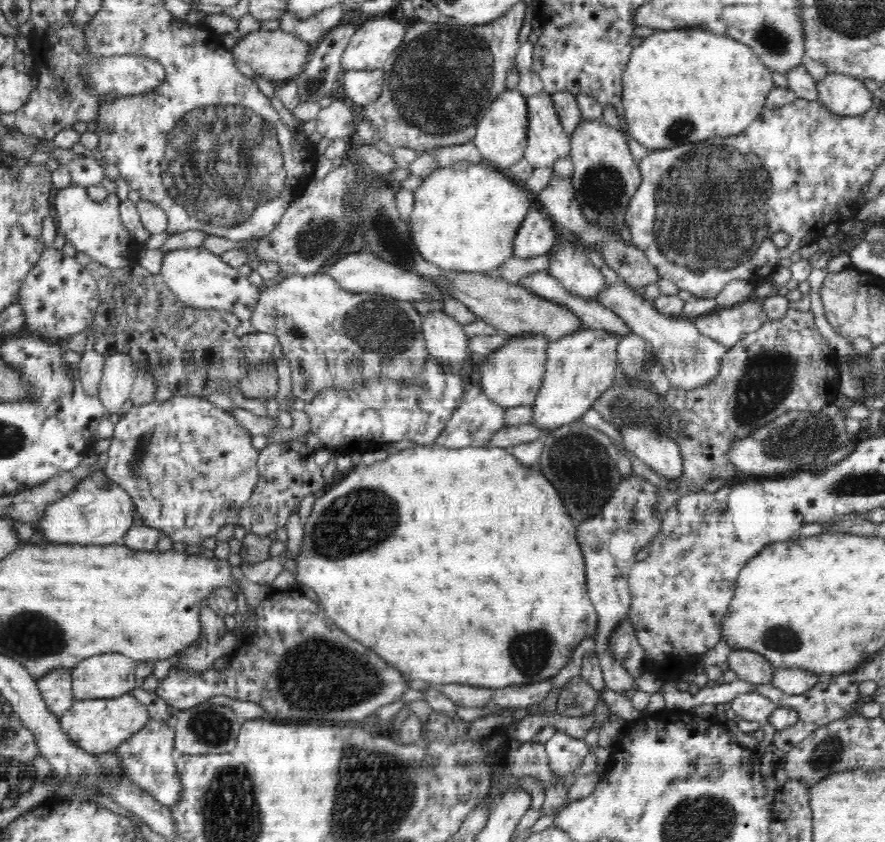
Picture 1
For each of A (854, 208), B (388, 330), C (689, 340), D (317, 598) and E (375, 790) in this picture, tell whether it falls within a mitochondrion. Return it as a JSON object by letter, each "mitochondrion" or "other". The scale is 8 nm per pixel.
{"A":"other","B":"mitochondrion","C":"other","D":"other","E":"mitochondrion"}

